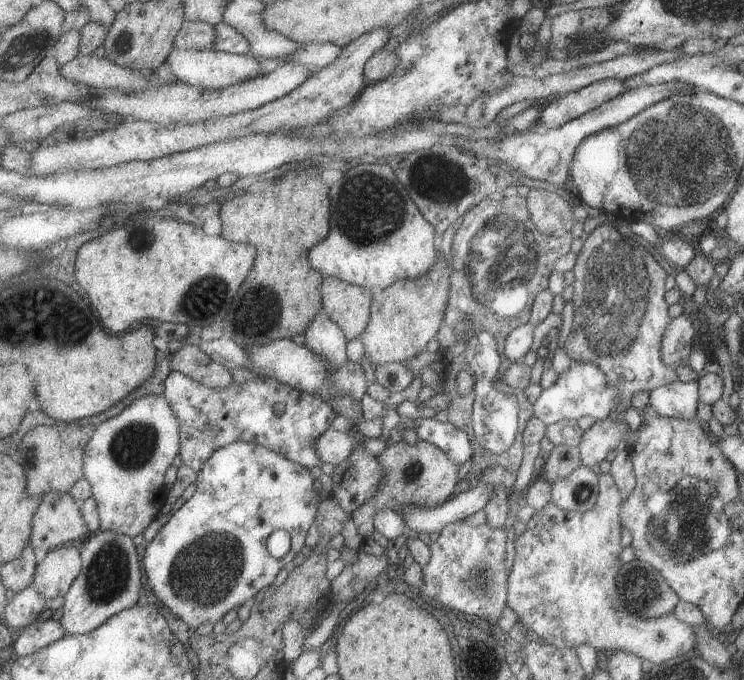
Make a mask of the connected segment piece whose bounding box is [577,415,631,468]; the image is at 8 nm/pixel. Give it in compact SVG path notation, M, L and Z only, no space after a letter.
M613 415L594 421L589 429L583 431L577 446L580 464L591 468L600 463L611 450L621 448L630 433L625 421L613 418Z

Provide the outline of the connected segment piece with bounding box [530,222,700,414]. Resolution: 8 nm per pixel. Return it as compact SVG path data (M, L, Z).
M609 222L597 226L582 242L581 250L577 253L575 266L572 268L573 319L565 321L561 314L549 313L539 324L534 326L531 350L539 348L543 336L550 328L558 327L563 322L571 322L573 336L563 334L562 343L565 351L572 359L595 363L606 376L607 382L618 392L617 414L622 414L630 405L631 396L635 392L649 392L654 388L679 381L695 381L700 374L693 372L689 365L668 367L660 357L660 340L664 328L668 325L670 316L667 314L668 305L663 299L666 274L663 268L651 257L634 239L626 237L619 227Z

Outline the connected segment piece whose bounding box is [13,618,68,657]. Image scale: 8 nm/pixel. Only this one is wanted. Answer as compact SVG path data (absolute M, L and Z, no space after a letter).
M49 618L39 619L26 627L13 644L16 657L26 657L34 652L39 652L43 647L65 638L67 629L61 620Z

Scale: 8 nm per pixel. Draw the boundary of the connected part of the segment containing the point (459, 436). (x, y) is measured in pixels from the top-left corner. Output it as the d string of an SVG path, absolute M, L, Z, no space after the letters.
M416 417L415 432L419 438L437 445L455 464L463 464L471 458L473 450L468 433L455 428L451 423Z

